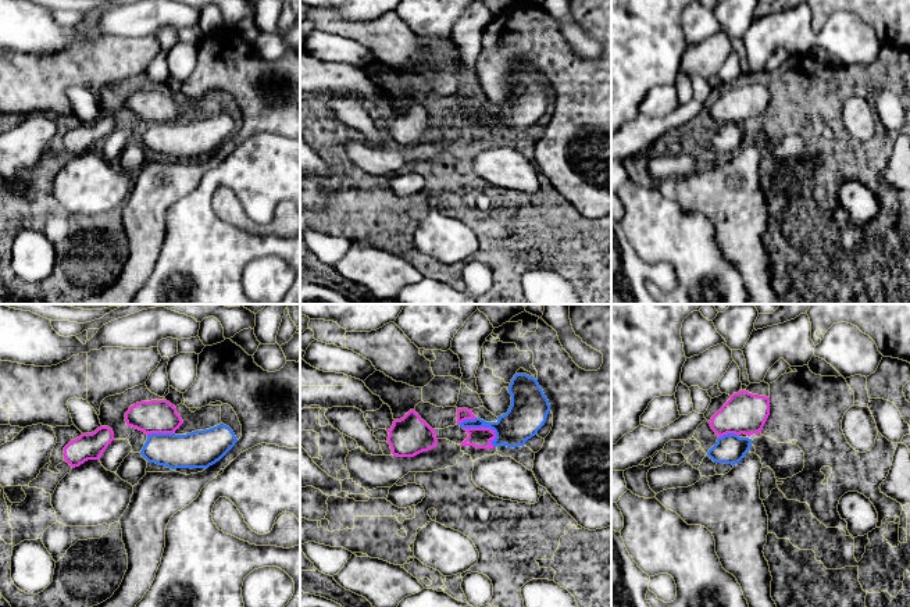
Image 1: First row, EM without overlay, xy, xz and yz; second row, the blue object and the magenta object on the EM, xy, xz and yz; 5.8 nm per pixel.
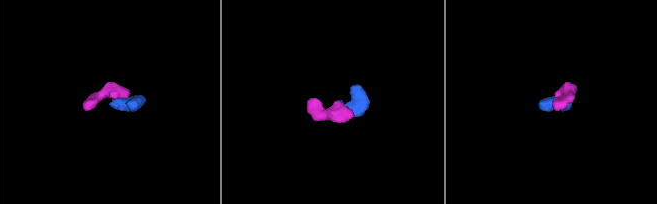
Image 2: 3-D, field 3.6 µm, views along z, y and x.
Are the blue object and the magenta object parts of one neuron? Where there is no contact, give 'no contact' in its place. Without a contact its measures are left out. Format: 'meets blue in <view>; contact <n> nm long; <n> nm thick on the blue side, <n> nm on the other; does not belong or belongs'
meets blue in xz; contact 220 nm long; 220 nm thick on the blue side, 120 nm on the other; does not belong

